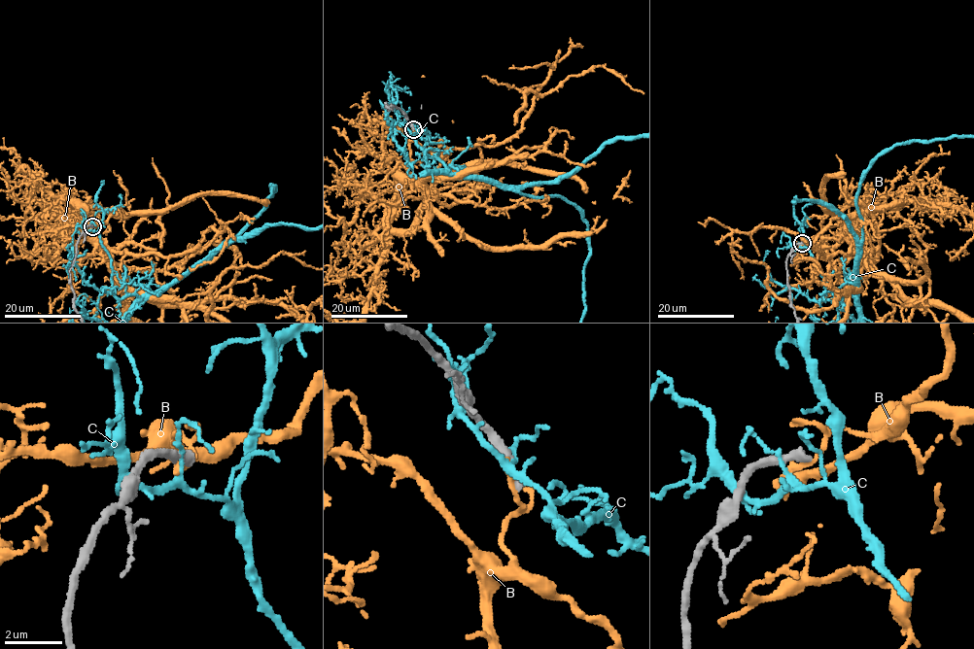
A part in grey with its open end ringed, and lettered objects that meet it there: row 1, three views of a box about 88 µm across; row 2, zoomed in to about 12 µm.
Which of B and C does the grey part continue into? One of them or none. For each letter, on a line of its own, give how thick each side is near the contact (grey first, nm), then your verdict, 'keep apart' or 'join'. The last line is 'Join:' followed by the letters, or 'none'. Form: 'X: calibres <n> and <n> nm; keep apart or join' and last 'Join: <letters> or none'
B: calibres 360 and 240 nm; keep apart
C: calibres 420 and 140 nm; keep apart
Join: none

